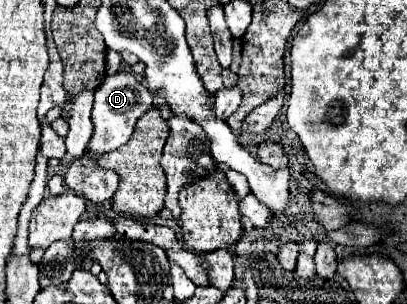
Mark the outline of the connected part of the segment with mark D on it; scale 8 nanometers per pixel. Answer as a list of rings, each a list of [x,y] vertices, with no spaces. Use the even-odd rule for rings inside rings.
[[[117,71],[113,75],[107,75],[103,83],[95,89],[95,105],[93,105],[93,137],[87,145],[87,149],[95,155],[103,155],[111,149],[117,149],[129,141],[129,135],[133,133],[133,127],[137,119],[153,107],[153,93],[135,77],[131,71]]]

